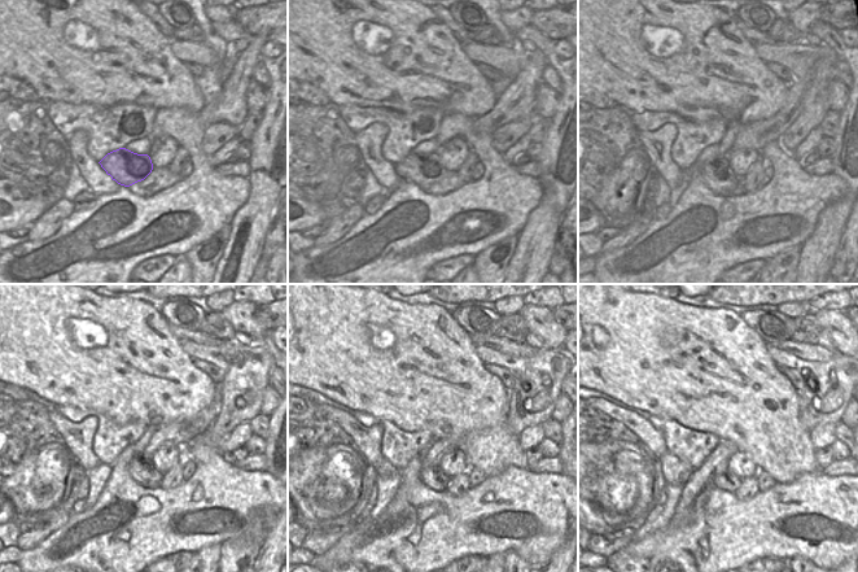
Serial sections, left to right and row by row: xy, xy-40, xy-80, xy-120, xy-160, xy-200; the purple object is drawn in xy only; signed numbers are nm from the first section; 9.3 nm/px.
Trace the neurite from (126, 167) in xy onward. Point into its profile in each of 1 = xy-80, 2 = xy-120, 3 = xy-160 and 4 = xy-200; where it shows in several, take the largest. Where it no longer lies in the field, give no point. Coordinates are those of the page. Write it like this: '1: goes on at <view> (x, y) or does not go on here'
1: goes on at xy-80 (718, 175)
2: goes on at xy-120 (141, 471)
3: goes on at xy-160 (433, 477)
4: goes on at xy-200 (727, 481)

